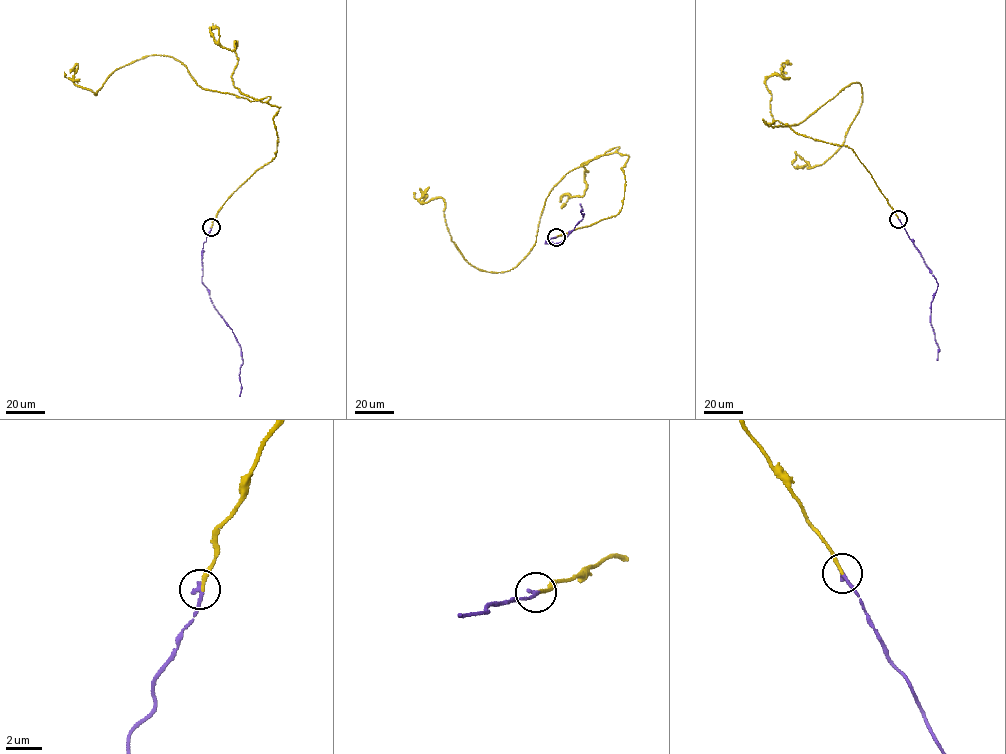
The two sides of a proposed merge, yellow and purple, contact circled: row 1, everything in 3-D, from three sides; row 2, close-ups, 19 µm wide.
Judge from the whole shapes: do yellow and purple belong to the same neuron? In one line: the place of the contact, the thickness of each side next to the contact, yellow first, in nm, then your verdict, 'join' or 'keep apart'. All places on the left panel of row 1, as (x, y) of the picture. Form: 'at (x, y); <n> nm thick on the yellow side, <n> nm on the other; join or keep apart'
at (211, 227); 200 nm thick on the yellow side, 240 nm on the other; join

